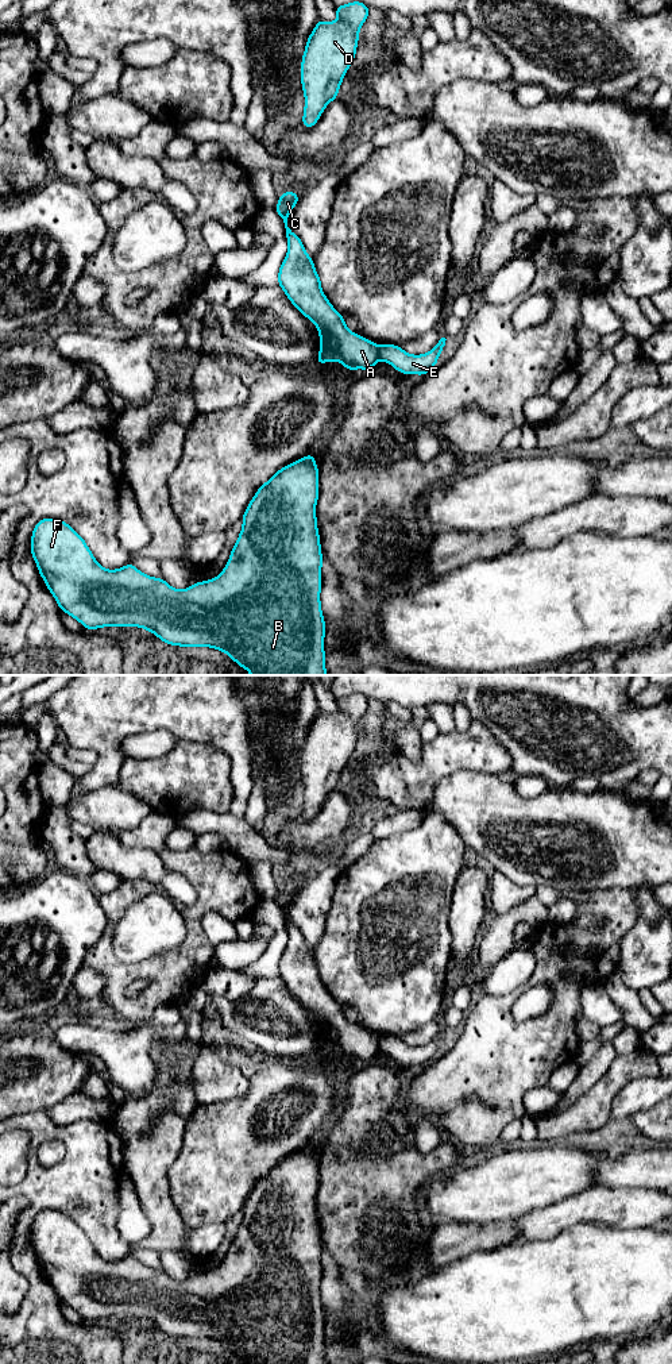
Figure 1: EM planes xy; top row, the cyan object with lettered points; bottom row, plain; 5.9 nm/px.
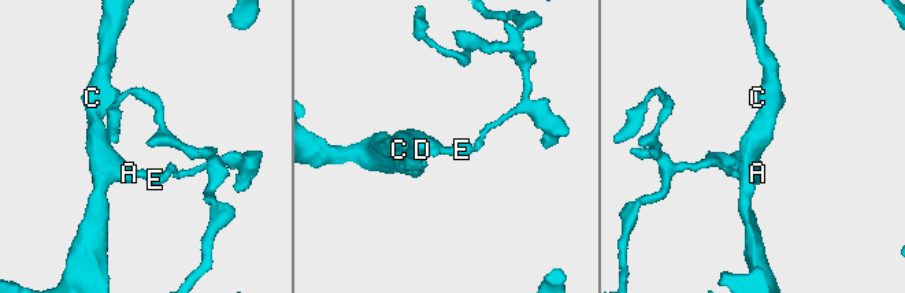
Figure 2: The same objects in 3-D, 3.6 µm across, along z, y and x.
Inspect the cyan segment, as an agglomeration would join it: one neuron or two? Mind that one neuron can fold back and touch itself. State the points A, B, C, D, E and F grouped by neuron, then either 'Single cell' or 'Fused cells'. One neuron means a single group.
Groups: A B C D F / E. Fused cells

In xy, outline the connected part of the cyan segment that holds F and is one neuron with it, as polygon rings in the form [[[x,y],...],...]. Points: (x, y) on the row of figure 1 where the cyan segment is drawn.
[[[313,454],[298,459],[281,470],[278,470],[266,483],[263,483],[252,500],[250,501],[242,521],[243,528],[233,546],[229,560],[224,570],[213,579],[196,582],[184,590],[171,587],[162,578],[154,578],[139,571],[134,563],[128,563],[117,570],[107,570],[97,563],[85,540],[65,521],[57,519],[42,519],[35,525],[31,535],[31,555],[38,566],[39,574],[43,578],[47,589],[54,596],[61,610],[78,620],[85,629],[96,629],[104,627],[139,627],[152,632],[163,643],[179,647],[211,647],[225,652],[235,660],[236,664],[244,667],[251,675],[327,675],[324,636],[325,621],[321,612],[320,592],[321,592],[321,565],[324,563],[320,546],[320,535],[317,529],[316,504],[318,500],[318,469]]]

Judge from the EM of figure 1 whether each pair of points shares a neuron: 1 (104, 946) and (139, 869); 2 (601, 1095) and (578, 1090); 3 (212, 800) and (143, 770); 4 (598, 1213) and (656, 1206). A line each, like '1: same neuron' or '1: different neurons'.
1: different neurons
2: different neurons
3: same neuron
4: same neuron

